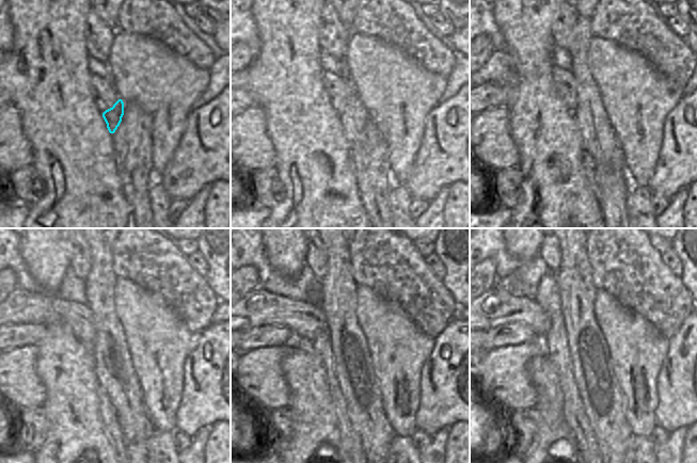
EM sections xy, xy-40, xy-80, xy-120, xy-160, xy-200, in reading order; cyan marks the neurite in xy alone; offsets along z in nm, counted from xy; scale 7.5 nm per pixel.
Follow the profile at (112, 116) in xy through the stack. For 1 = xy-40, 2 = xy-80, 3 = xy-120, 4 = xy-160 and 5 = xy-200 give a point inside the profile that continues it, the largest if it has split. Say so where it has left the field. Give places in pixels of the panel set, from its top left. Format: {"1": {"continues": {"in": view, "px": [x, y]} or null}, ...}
{"1": {"continues": {"in": "xy-40", "px": [353, 116]}}, "2": {"continues": {"in": "xy-80", "px": [598, 140]}}, "3": {"continues": {"in": "xy-120", "px": [112, 363]}}, "4": {"continues": {"in": "xy-160", "px": [353, 368]}}, "5": {"continues": {"in": "xy-200", "px": [603, 402]}}}

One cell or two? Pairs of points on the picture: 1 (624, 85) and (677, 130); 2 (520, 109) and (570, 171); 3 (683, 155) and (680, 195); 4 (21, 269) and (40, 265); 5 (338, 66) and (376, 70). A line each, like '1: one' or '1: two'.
1: two
2: one
3: two
4: two
5: two

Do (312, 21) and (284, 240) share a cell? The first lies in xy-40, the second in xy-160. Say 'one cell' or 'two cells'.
one cell

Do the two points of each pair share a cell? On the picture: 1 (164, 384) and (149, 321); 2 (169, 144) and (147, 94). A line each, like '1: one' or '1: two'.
1: one
2: one

